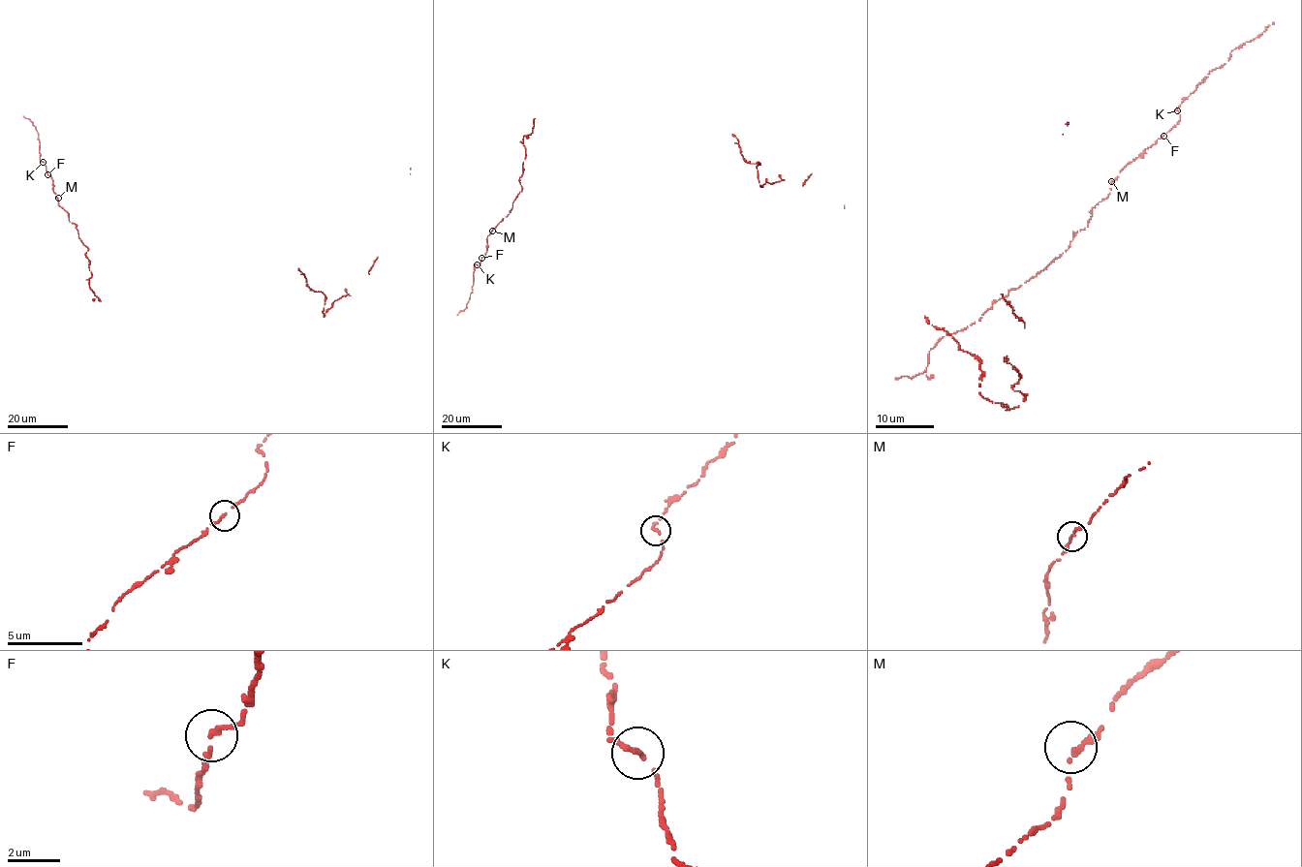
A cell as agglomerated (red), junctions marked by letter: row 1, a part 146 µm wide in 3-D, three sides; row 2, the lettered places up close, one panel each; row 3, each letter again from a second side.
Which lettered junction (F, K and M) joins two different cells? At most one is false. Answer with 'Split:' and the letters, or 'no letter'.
Split: no letter

